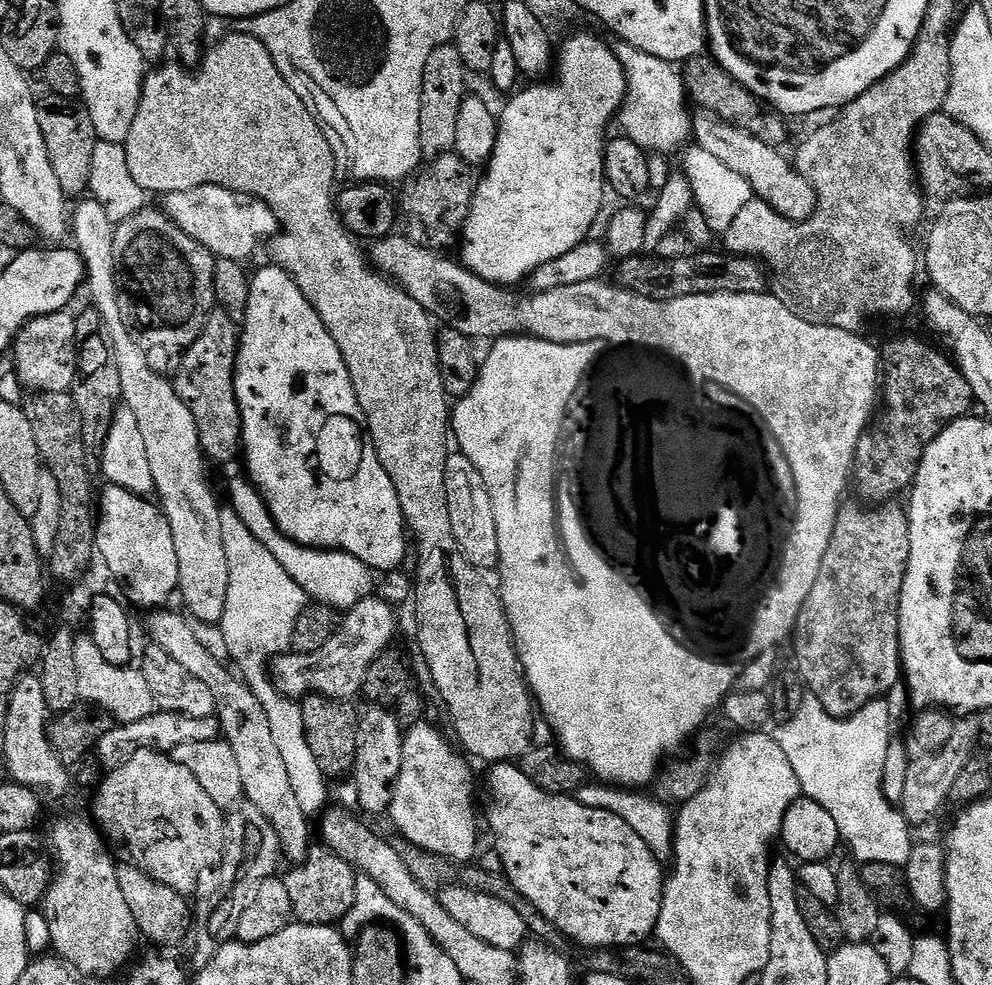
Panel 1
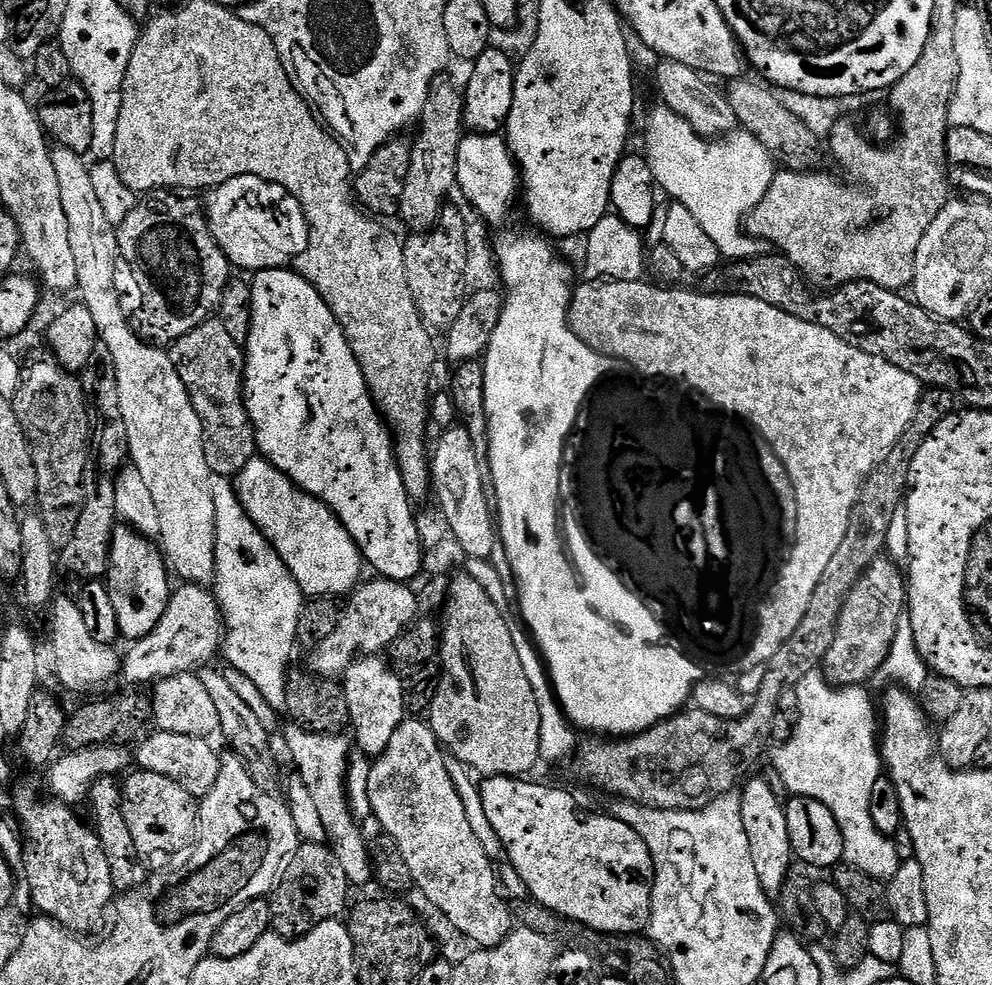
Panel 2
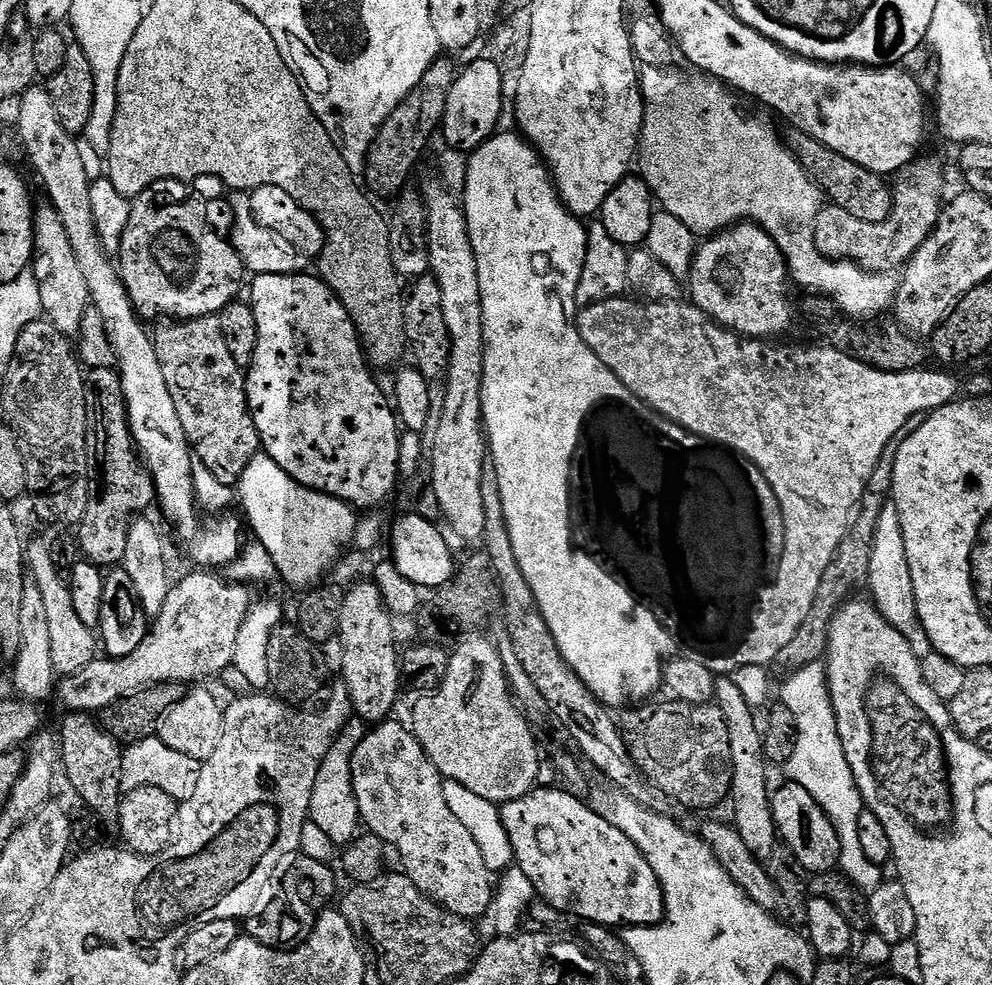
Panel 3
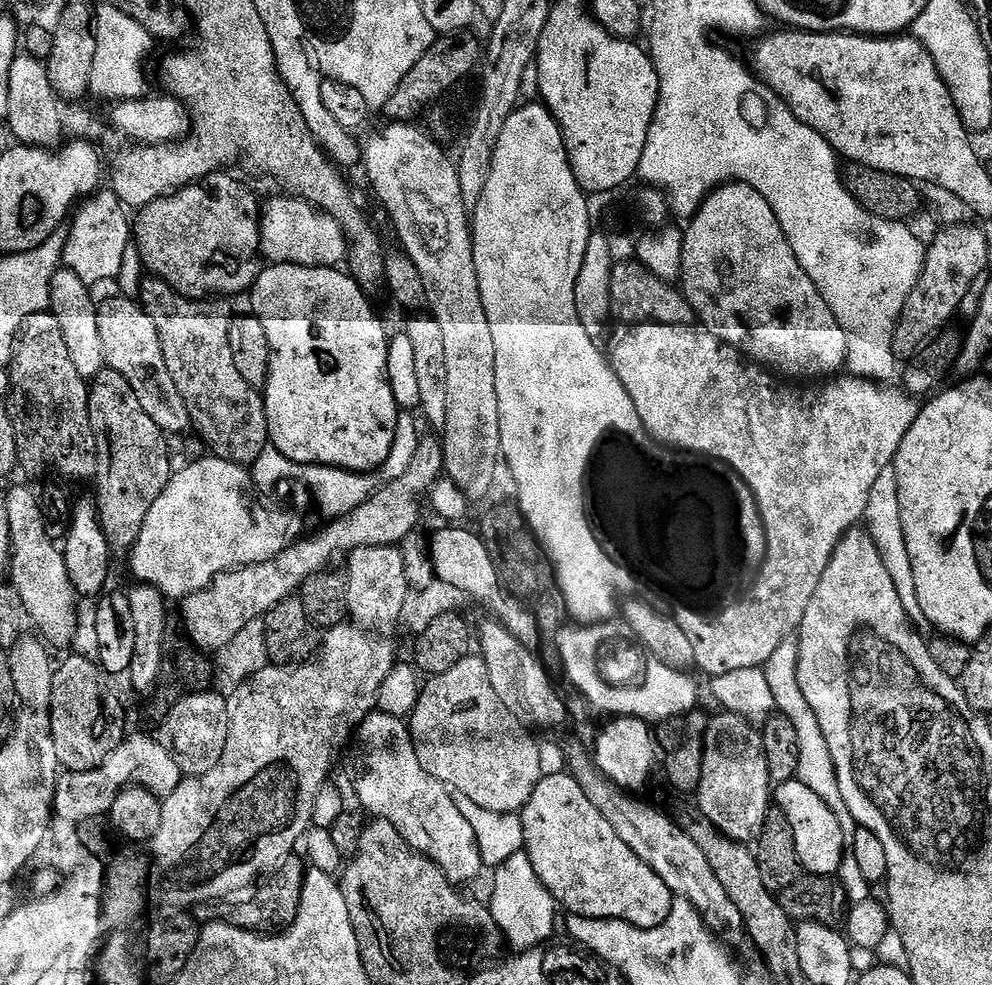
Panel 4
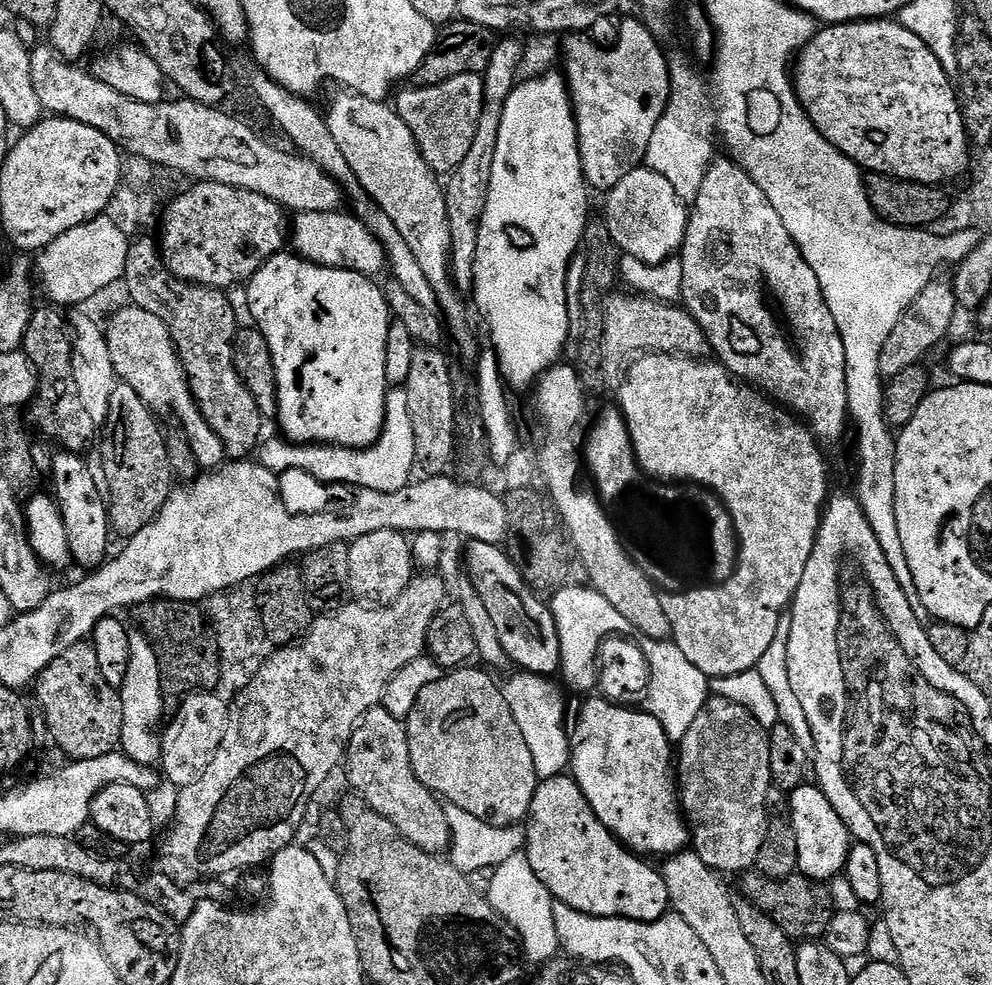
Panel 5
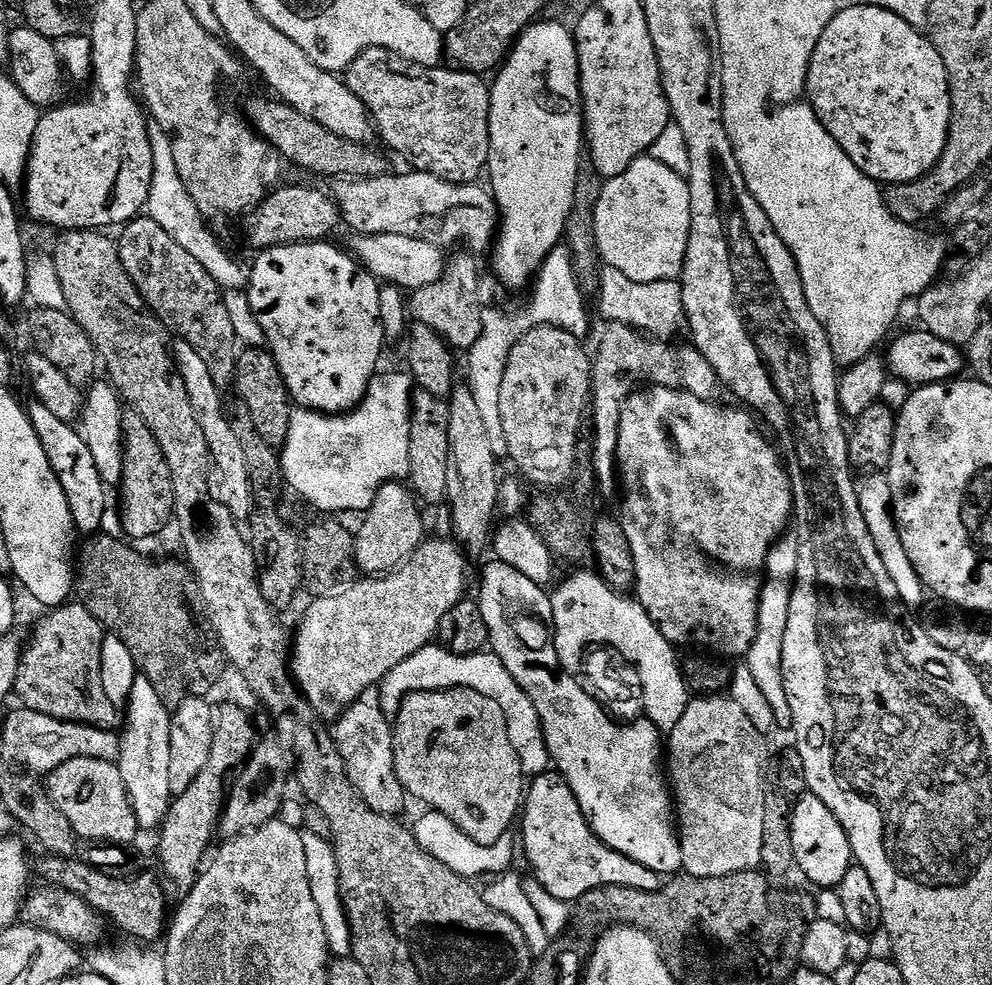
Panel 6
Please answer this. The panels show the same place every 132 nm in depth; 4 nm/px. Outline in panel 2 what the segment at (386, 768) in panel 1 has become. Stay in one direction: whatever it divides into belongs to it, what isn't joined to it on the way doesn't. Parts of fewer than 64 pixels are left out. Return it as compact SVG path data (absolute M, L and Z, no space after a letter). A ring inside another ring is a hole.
M362 655L353 661L342 677L350 732L354 737L355 747L369 758L382 755L386 746L390 746L394 730L398 730L400 723L406 719L405 681L399 680L395 675L399 676L387 659L379 655Z

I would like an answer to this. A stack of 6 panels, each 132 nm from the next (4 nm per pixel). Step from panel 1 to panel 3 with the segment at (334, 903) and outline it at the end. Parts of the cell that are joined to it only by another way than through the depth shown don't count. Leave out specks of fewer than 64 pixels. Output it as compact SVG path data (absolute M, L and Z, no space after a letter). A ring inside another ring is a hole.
M303 854L292 857L292 863L284 874L274 894L274 899L262 910L246 921L246 932L251 939L262 946L277 950L291 950L304 943L315 930L316 920L321 912L329 907L332 895L336 892L336 876L328 864L318 862Z

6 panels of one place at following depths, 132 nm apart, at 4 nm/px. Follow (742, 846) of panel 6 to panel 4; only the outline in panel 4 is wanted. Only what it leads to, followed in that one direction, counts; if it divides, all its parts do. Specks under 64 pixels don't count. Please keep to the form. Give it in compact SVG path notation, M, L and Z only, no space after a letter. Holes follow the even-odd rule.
M721 711L721 716L716 716L707 721L704 729L704 762L701 769L699 769L698 776L700 776L700 808L698 808L699 815L705 816L710 822L714 822L714 826L719 832L726 834L732 840L739 840L740 843L751 845L756 837L760 835L762 826L768 817L768 810L774 800L774 783L771 778L770 770L768 769L768 762L766 750L763 748L763 738L761 736L761 729L753 726L741 716L736 716L732 712Z

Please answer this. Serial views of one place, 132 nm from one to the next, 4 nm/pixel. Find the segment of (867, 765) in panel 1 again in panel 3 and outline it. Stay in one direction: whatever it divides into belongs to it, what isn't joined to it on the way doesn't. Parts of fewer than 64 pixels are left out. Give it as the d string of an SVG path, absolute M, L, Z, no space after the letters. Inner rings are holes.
M817 662L797 668L789 676L792 677L785 682L779 696L797 719L797 744L786 765L787 779L802 786L802 790L806 790L806 794L810 794L810 798L814 798L814 802L822 806L840 839L839 871L849 880L853 880L861 892L869 894L882 883L882 868L879 864L872 864L870 858L866 858L862 842L858 839L858 818L866 811L866 805L843 752L828 690L827 670L823 663Z

